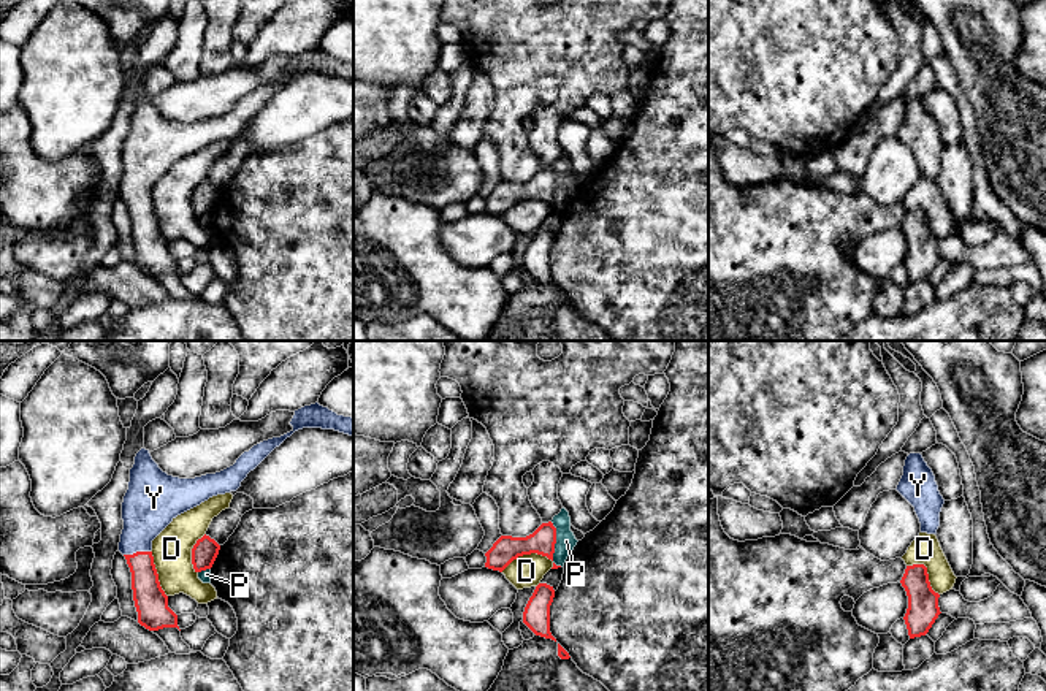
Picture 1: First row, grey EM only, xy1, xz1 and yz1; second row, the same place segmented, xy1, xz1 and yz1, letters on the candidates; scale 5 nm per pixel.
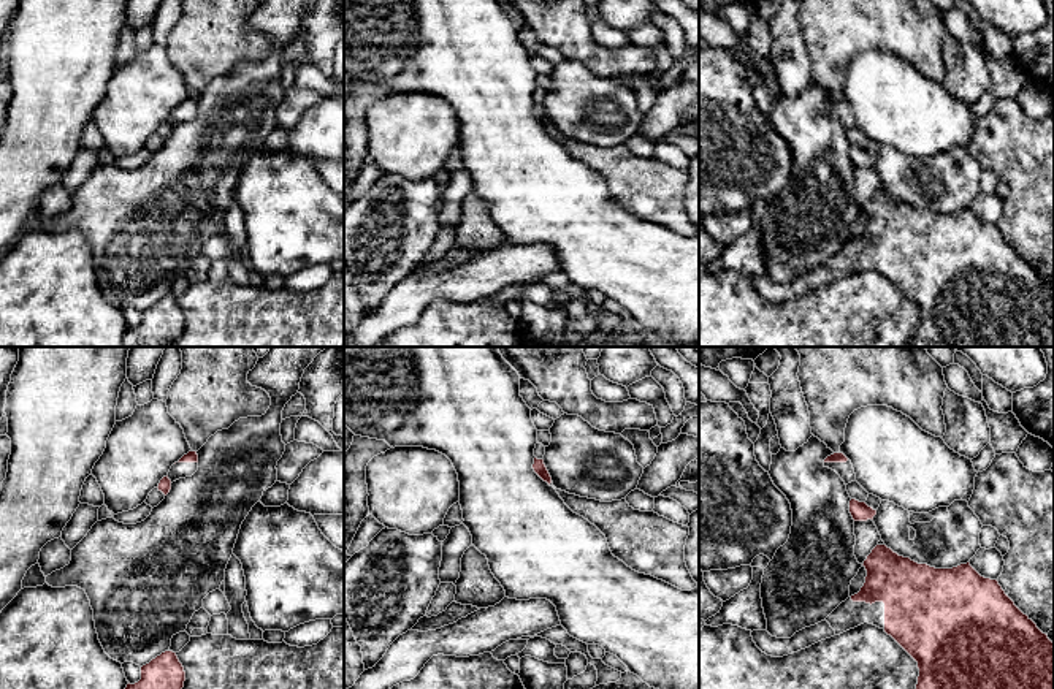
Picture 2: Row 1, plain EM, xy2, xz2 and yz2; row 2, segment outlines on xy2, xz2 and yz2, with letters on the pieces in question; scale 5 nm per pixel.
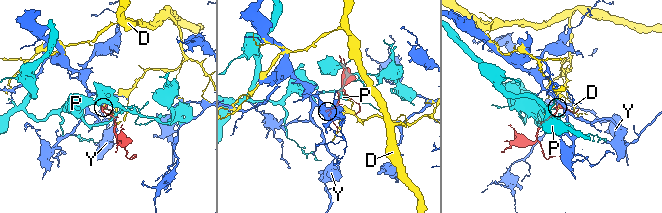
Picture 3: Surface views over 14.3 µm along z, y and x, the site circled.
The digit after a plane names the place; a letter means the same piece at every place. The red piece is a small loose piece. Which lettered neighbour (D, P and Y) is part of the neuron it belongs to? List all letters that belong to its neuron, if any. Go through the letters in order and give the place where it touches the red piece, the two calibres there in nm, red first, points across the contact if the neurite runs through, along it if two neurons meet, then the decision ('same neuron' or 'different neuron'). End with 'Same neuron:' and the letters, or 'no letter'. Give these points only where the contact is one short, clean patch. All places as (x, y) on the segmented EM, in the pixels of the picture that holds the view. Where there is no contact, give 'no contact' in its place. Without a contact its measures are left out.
D: contact xz1 (526, 553); calibres 140 and 170 nm; different neuron
P: contact xz1 (553, 545); calibres 140 and 100 nm; border xz1 (550, 522), (555, 528), (553, 561), (561, 566); different neuron
Y: contact xy1 (137, 552); calibres 160 and 280 nm; way xy1 (149, 599), (137, 552), (137, 534), (149, 504); same neuron
Same neuron: Y

